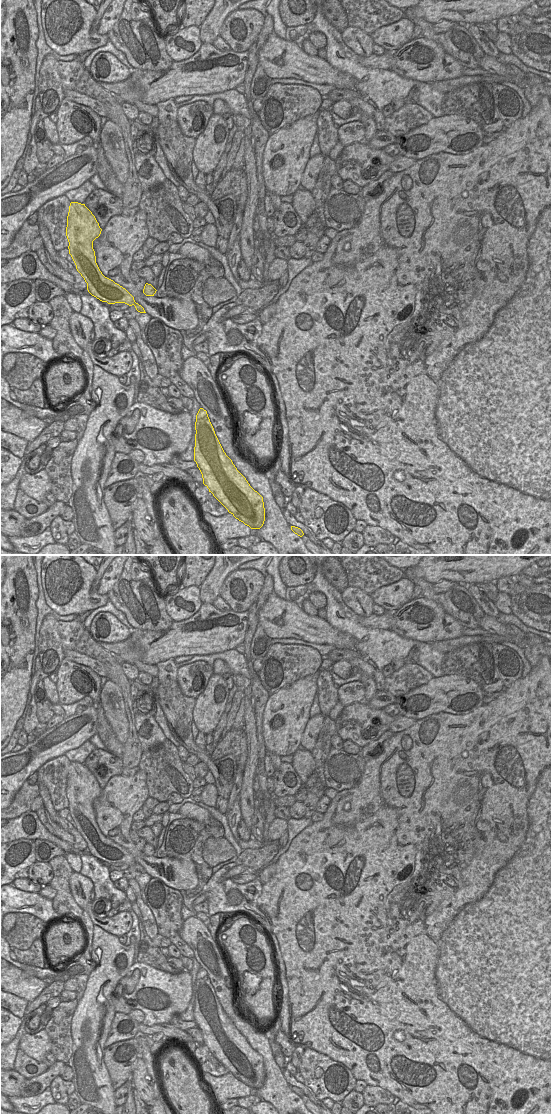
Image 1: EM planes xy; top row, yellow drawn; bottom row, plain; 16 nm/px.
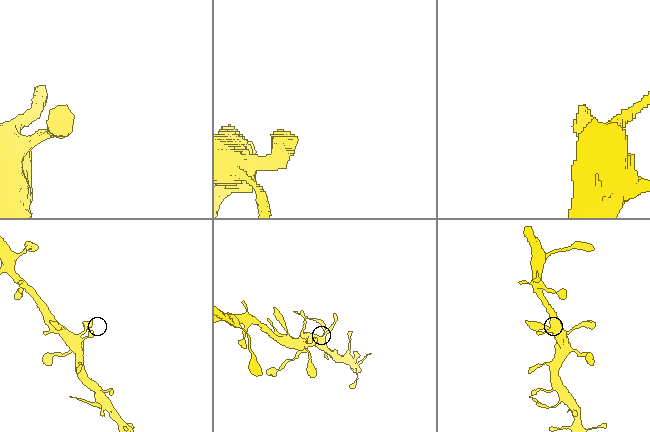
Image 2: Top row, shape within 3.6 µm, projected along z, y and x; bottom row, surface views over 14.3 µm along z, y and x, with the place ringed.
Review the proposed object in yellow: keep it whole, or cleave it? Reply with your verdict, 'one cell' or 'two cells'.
one cell

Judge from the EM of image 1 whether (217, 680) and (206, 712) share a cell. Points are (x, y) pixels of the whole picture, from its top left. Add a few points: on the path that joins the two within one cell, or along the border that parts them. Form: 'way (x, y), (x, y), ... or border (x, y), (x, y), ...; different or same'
way (214, 688), (213, 699), (210, 704); same

